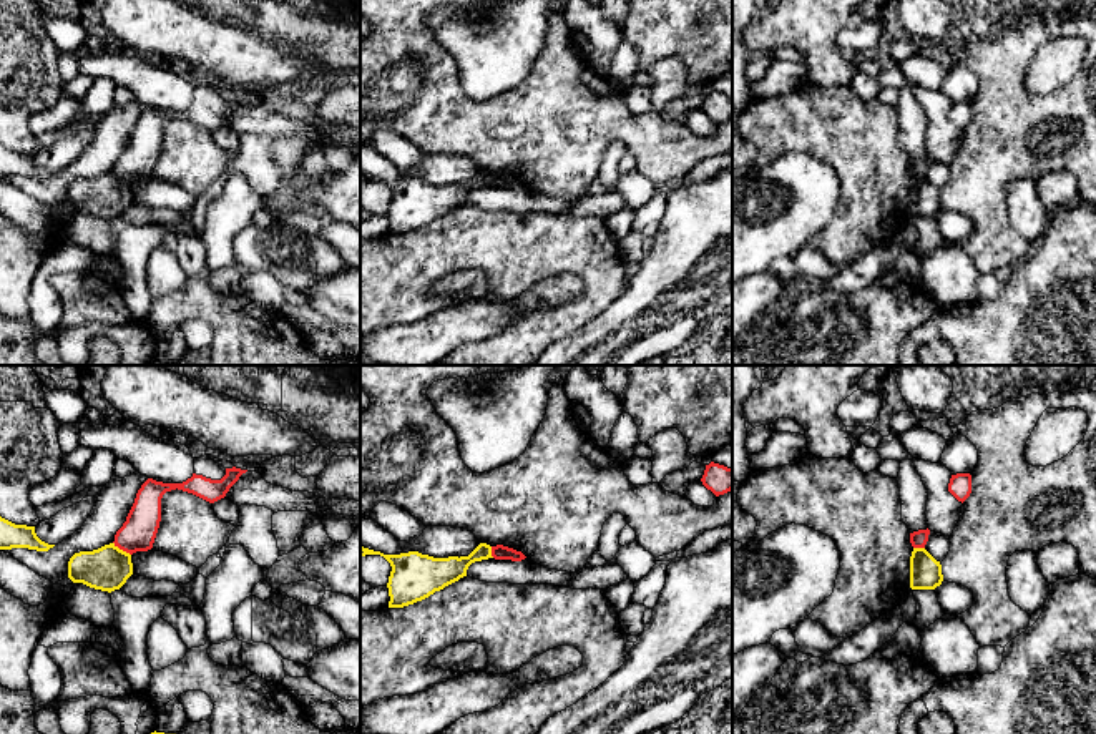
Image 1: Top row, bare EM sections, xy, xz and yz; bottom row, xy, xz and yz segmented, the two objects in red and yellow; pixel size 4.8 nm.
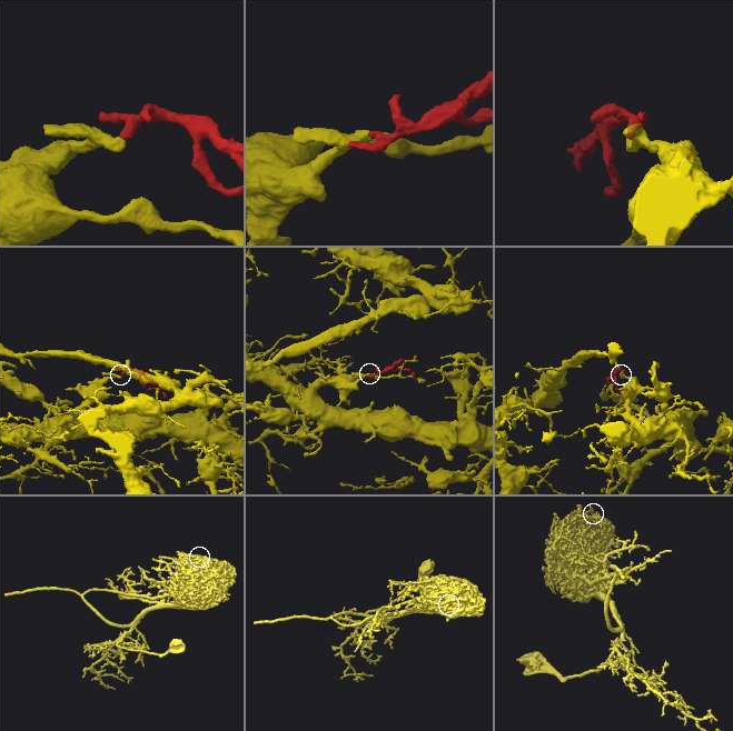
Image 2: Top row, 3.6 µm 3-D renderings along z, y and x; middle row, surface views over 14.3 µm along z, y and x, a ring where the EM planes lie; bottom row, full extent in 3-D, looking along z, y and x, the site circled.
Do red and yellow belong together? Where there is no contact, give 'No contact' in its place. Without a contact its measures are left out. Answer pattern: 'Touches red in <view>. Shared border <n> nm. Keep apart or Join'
Touches red in xy. Shared border 110 nm. Keep apart

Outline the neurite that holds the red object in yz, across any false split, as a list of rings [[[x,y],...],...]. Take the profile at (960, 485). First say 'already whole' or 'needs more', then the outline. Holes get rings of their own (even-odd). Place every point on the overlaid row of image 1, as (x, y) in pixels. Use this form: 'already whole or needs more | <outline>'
already whole | [[[970,473],[952,475],[950,483],[948,483],[948,492],[958,502],[963,503],[971,493],[971,475]]]

